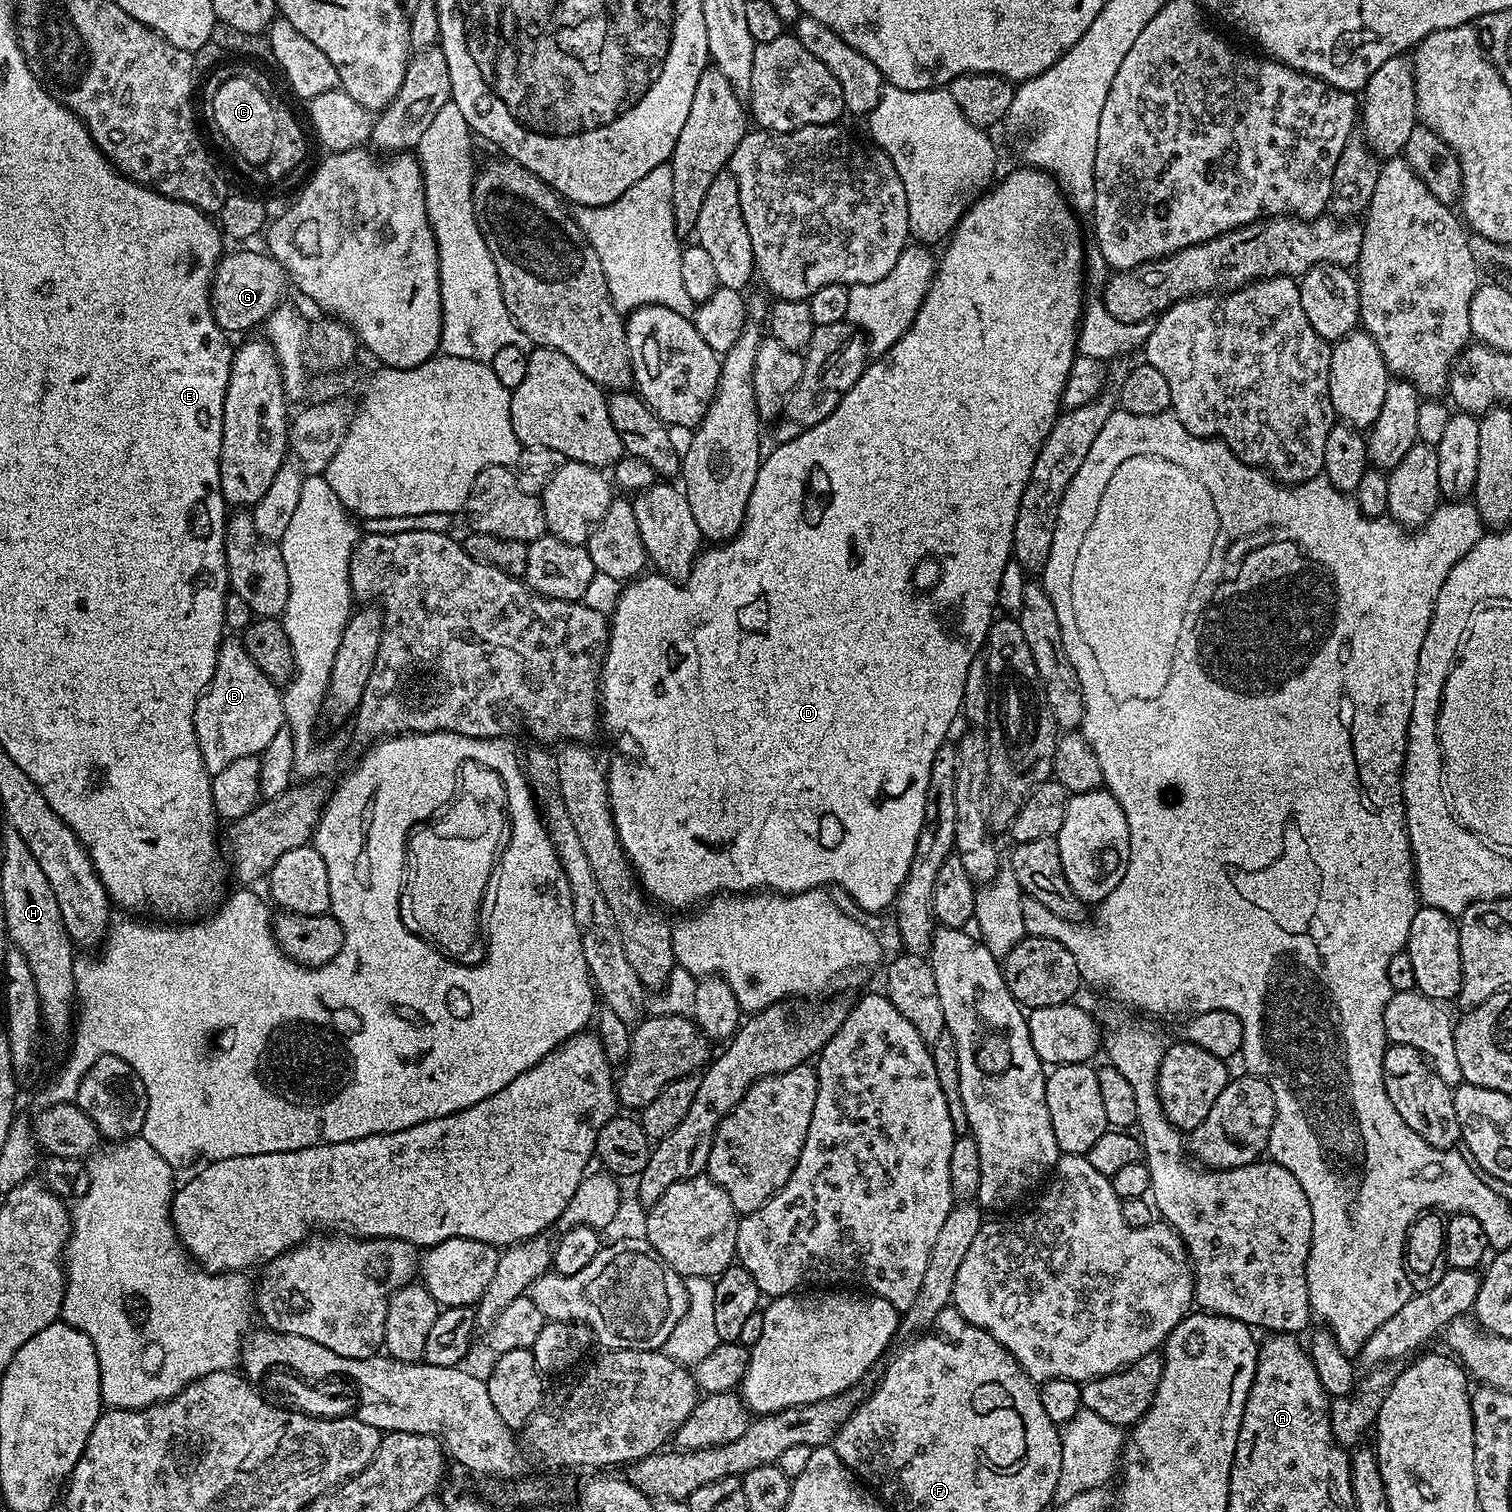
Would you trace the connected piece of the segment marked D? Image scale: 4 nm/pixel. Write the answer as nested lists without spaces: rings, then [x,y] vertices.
[[[1020,166],[1017,172],[1010,173],[989,196],[982,197],[973,208],[969,207],[953,228],[951,236],[946,241],[948,249],[945,250],[944,257],[939,257],[936,277],[932,279],[926,298],[906,334],[902,334],[902,338],[898,338],[898,342],[894,342],[890,350],[879,353],[869,363],[858,382],[850,386],[842,402],[838,402],[838,406],[827,418],[812,428],[803,429],[799,433],[801,436],[778,445],[769,456],[767,453],[761,459],[758,478],[754,482],[754,490],[746,506],[746,518],[738,534],[715,546],[705,547],[696,557],[690,574],[684,577],[682,582],[669,580],[668,577],[659,574],[644,574],[633,579],[621,591],[616,600],[616,608],[610,614],[608,649],[604,652],[604,664],[600,667],[598,697],[598,708],[602,713],[602,732],[603,735],[604,732],[608,735],[608,740],[612,743],[608,764],[606,760],[608,801],[612,807],[612,821],[622,850],[632,864],[632,871],[636,873],[641,889],[657,905],[665,904],[668,908],[676,908],[681,904],[682,907],[688,908],[691,904],[699,905],[717,894],[752,894],[757,890],[767,890],[773,894],[795,894],[828,886],[824,884],[840,884],[841,890],[864,912],[880,912],[883,908],[891,909],[895,905],[896,895],[906,882],[910,862],[914,858],[914,846],[918,846],[918,834],[922,834],[922,816],[926,814],[926,786],[930,786],[930,765],[934,762],[934,754],[938,754],[938,750],[949,739],[948,731],[951,730],[956,716],[958,720],[961,715],[962,690],[966,686],[966,674],[970,671],[970,662],[977,660],[985,647],[988,631],[994,619],[992,610],[997,607],[1002,572],[1013,559],[1012,539],[1014,522],[1018,518],[1018,506],[1030,482],[1030,470],[1034,470],[1034,462],[1042,450],[1044,439],[1050,434],[1057,416],[1062,411],[1060,399],[1064,393],[1066,378],[1070,374],[1070,366],[1078,355],[1077,335],[1080,331],[1082,309],[1086,303],[1086,253],[1084,254],[1084,236],[1080,233],[1080,224],[1076,219],[1077,213],[1070,207],[1056,179],[1049,172]]]

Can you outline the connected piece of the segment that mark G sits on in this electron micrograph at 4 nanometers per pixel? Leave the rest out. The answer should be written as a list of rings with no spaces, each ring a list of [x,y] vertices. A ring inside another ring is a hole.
[[[263,251],[230,252],[221,255],[216,265],[210,295],[216,325],[226,333],[235,334],[248,332],[255,324],[263,325],[285,299],[284,291],[290,288],[290,281],[284,267]]]

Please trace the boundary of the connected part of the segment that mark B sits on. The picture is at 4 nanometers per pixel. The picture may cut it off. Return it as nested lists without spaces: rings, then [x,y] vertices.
[[[225,639],[218,650],[208,689],[196,699],[194,710],[194,730],[208,773],[222,770],[222,766],[234,762],[234,758],[259,756],[285,724],[281,689],[254,666],[254,658],[246,654],[239,639]]]

